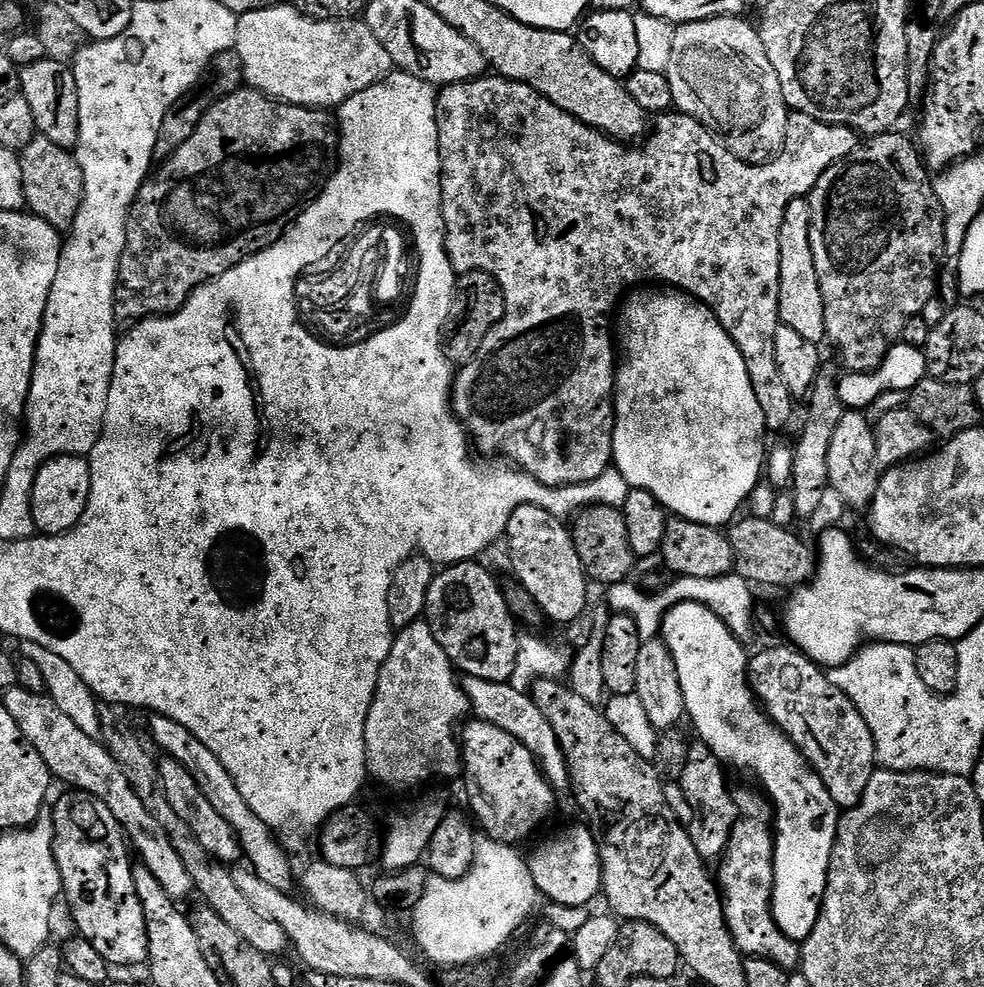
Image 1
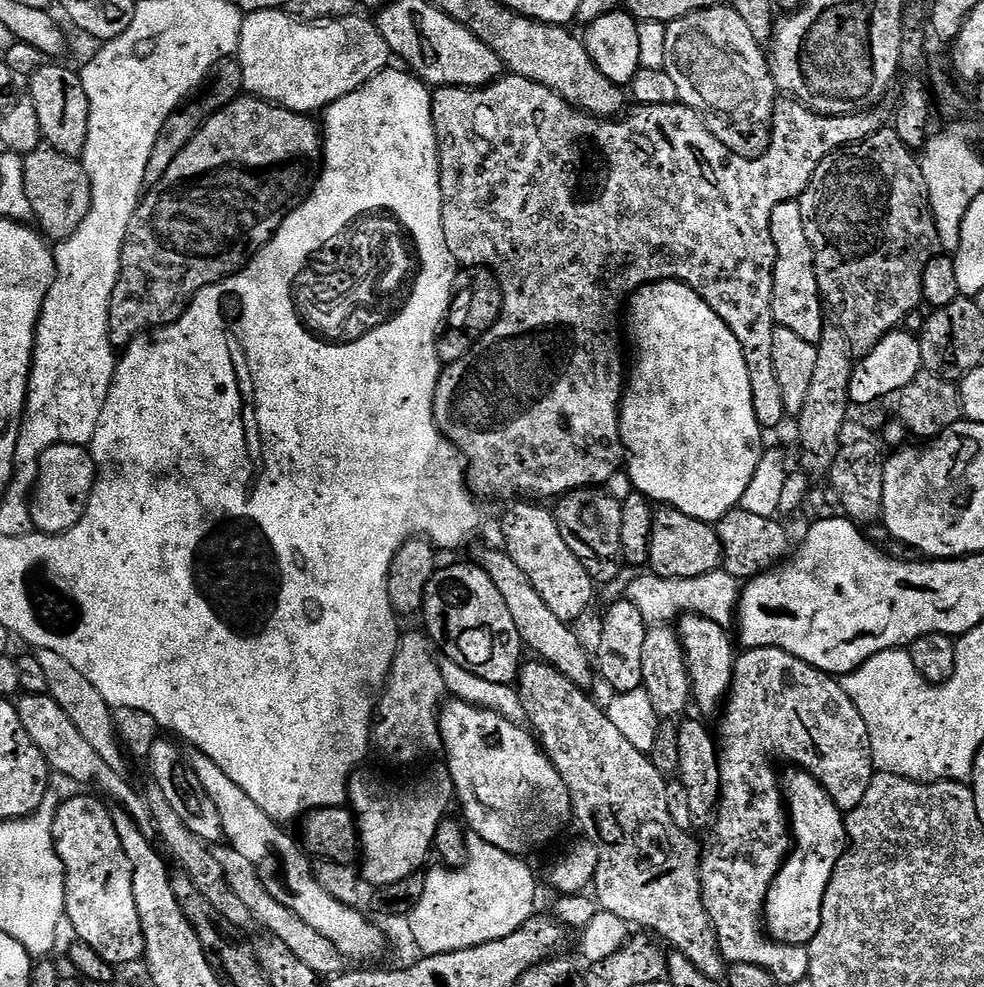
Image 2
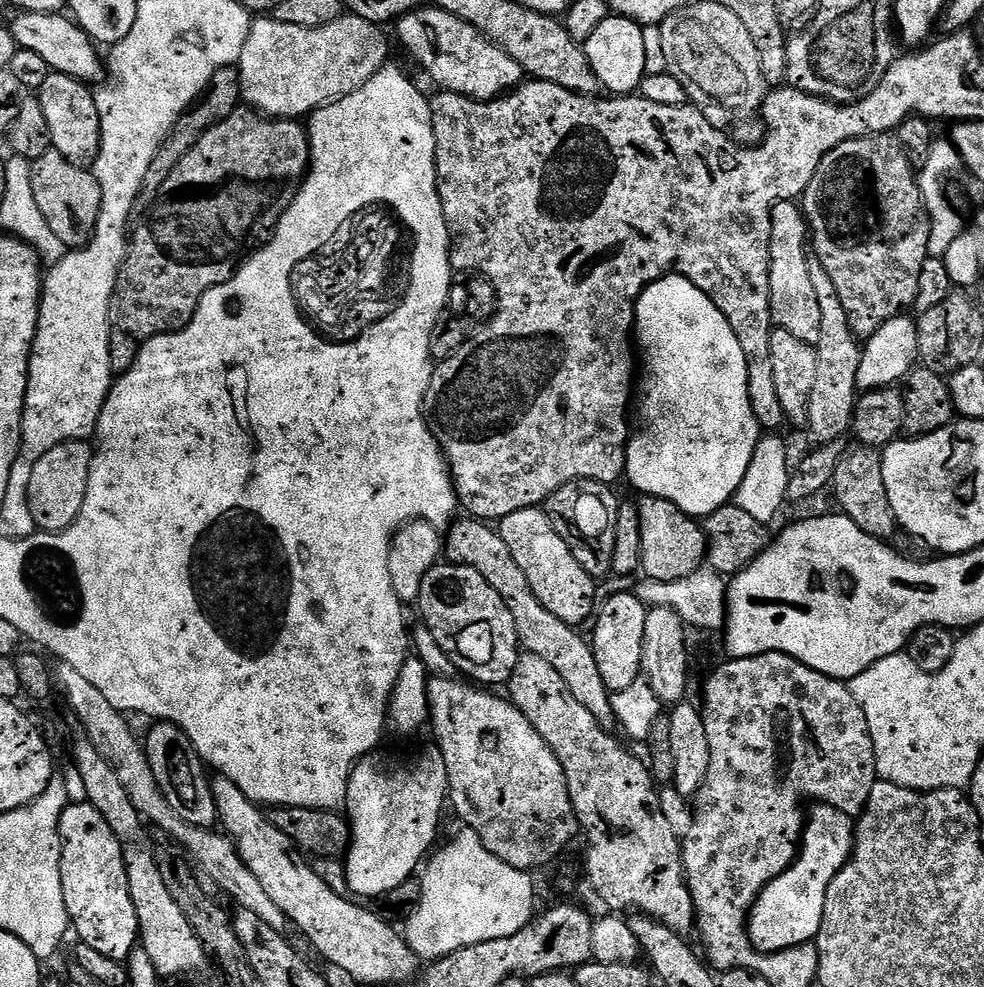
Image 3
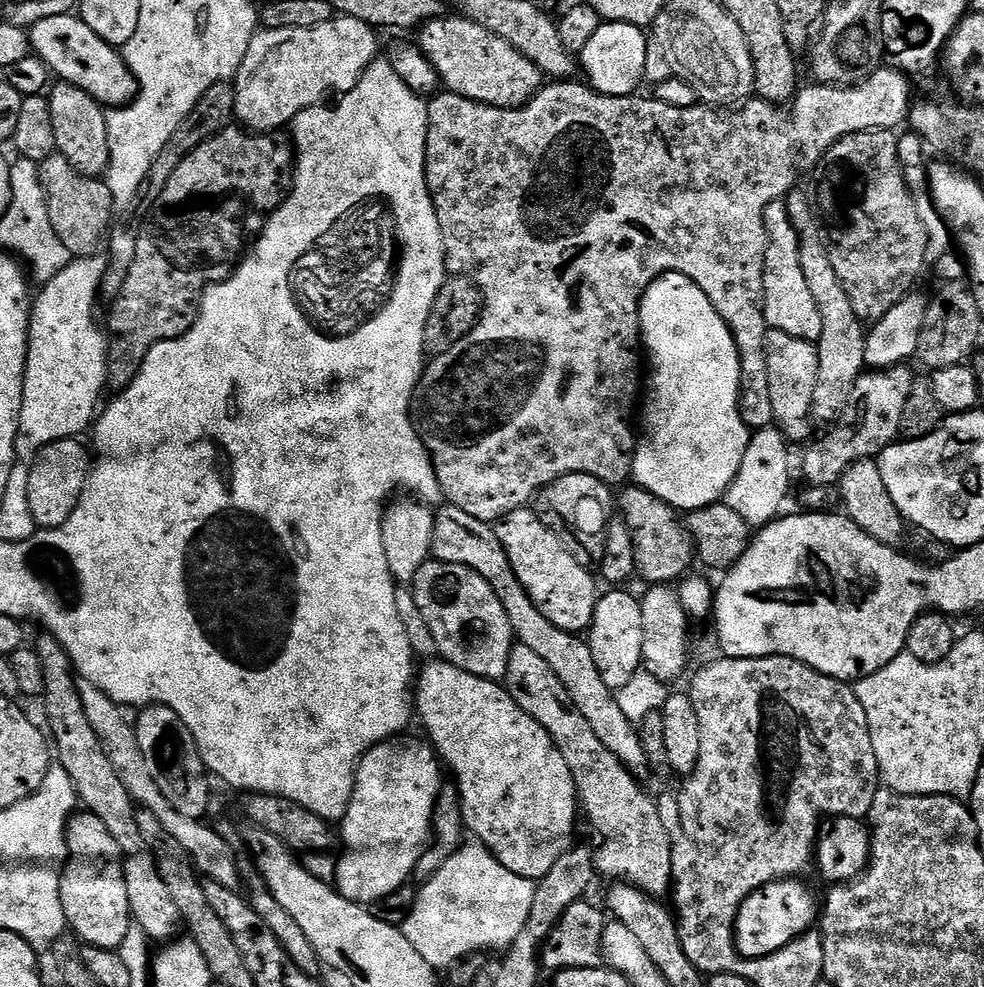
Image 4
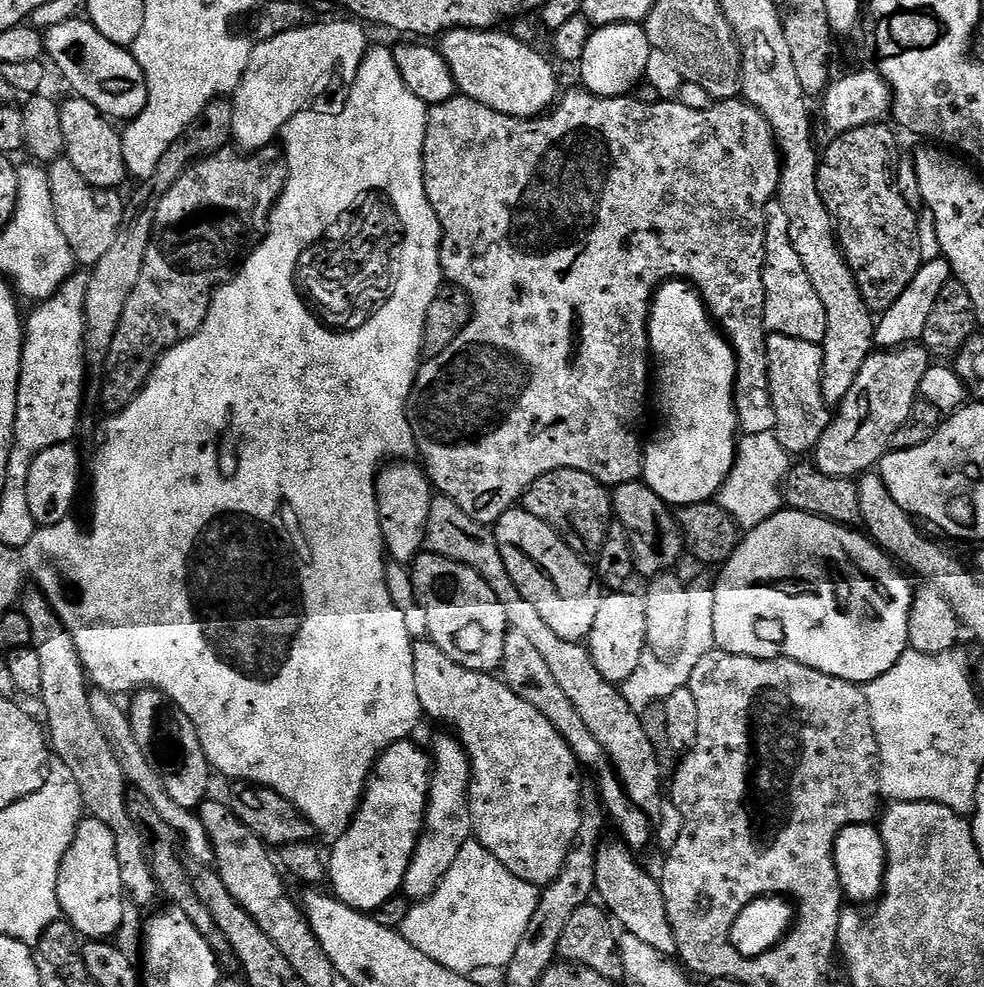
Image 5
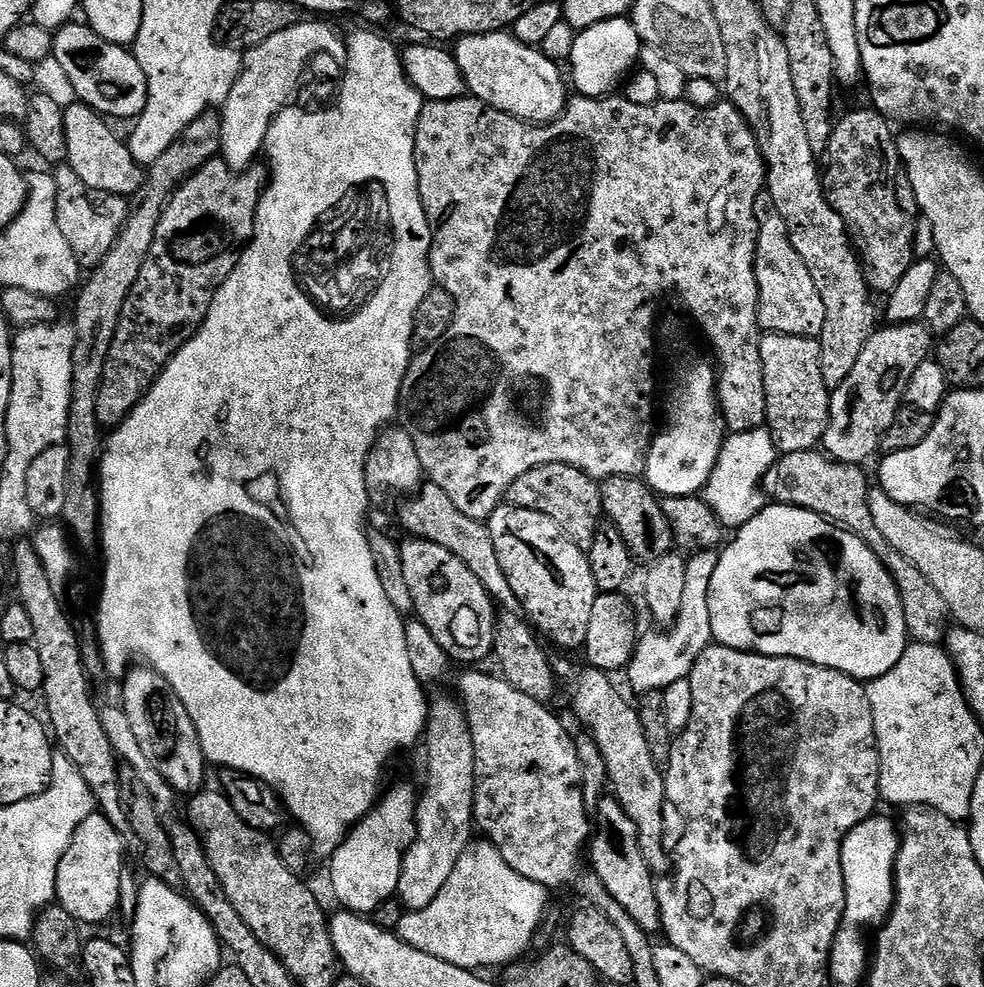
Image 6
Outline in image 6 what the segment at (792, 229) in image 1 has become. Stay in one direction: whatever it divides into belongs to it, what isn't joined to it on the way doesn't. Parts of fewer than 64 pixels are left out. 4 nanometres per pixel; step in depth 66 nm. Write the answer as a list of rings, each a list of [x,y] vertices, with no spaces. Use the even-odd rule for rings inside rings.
[[[761,194],[756,200],[756,221],[760,227],[756,243],[756,281],[760,299],[758,322],[761,333],[818,338],[822,334],[822,326],[826,326],[826,306],[822,302],[822,294],[818,294],[818,286],[814,286],[814,278],[810,278],[810,270],[806,270],[802,254],[798,254],[798,250],[794,250],[794,242],[790,242],[782,214],[778,214],[774,202],[767,194]]]

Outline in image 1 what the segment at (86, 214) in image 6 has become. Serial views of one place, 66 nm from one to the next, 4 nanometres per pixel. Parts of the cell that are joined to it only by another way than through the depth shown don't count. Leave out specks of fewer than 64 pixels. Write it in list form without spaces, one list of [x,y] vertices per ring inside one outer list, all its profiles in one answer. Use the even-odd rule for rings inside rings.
[[[39,134],[25,148],[20,149],[19,154],[27,211],[42,218],[42,222],[50,222],[50,226],[58,230],[71,229],[84,197],[82,166],[78,166],[75,155],[67,148],[54,146],[50,138]]]

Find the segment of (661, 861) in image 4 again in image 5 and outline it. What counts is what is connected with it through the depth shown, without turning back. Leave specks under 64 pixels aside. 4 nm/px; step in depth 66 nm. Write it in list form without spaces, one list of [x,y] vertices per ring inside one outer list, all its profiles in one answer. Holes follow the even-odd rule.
[[[510,630],[506,634],[506,646],[502,646],[499,671],[502,673],[504,683],[510,686],[510,690],[514,690],[514,694],[518,694],[518,698],[530,702],[530,706],[534,706],[538,714],[550,718],[550,726],[554,726],[554,730],[562,734],[566,746],[570,746],[570,750],[576,756],[576,763],[585,769],[593,768],[600,775],[598,778],[595,777],[594,783],[596,789],[600,791],[600,801],[604,804],[607,819],[611,823],[613,820],[617,830],[620,831],[617,832],[619,839],[633,850],[641,850],[640,848],[646,847],[648,843],[651,845],[654,840],[653,821],[645,812],[632,807],[632,802],[620,784],[620,779],[617,778],[615,771],[610,770],[608,756],[602,750],[602,746],[595,740],[594,734],[586,730],[582,718],[578,718],[578,710],[574,710],[570,698],[566,698],[566,693],[562,691],[562,686],[558,686],[550,666],[546,666],[545,660],[542,659],[542,653],[518,630]]]

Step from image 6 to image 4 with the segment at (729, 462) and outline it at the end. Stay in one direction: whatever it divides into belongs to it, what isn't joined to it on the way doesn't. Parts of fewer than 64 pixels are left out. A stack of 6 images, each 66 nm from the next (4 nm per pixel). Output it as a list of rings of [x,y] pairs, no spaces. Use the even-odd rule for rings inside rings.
[[[775,426],[752,432],[746,458],[742,458],[742,466],[738,466],[738,474],[726,493],[727,504],[738,510],[749,526],[770,524],[781,515],[780,507],[788,496],[788,448],[789,441]]]

